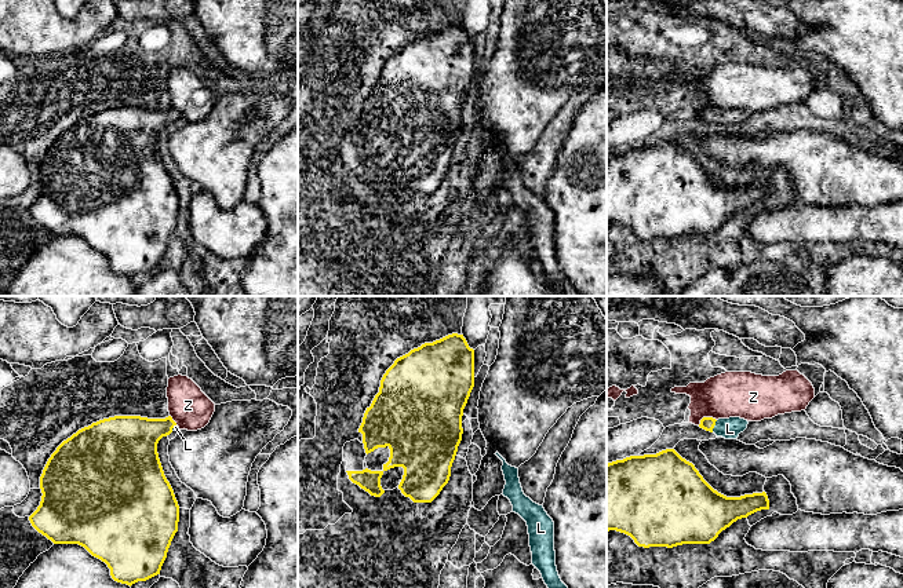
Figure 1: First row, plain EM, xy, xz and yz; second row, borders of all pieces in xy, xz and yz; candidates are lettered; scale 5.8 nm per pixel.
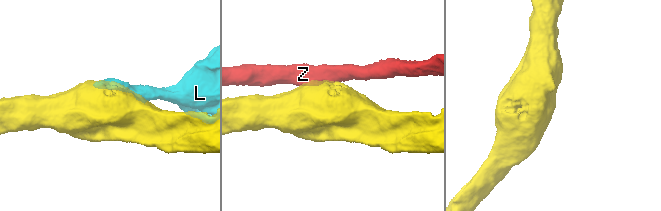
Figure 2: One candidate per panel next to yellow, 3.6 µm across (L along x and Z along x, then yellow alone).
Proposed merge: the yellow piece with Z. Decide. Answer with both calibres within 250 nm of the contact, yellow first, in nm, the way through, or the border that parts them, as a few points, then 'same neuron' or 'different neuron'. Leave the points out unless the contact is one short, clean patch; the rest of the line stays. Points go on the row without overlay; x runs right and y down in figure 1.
calibres 80 and 280 nm; border yz (716, 110), (703, 109), (698, 116); different neuron

